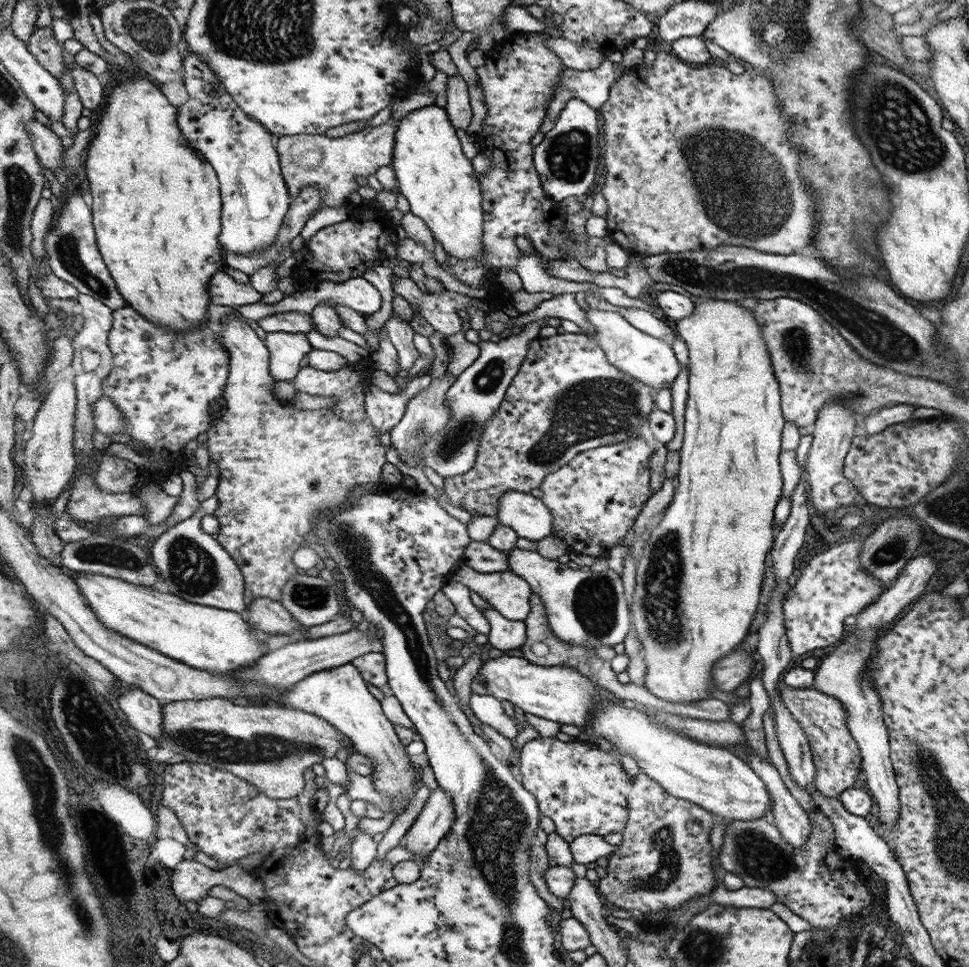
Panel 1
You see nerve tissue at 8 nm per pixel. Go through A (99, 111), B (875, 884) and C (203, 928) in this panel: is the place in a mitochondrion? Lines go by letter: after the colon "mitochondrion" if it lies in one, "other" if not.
A: other
B: other
C: other

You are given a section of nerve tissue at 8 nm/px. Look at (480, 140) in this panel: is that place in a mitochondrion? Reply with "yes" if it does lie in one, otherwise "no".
no

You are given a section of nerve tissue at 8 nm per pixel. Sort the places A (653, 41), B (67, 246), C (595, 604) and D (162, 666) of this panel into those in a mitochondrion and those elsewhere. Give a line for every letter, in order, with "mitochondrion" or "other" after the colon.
A: other
B: mitochondrion
C: mitochondrion
D: other

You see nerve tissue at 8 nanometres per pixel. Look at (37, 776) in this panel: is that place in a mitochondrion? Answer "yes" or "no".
yes

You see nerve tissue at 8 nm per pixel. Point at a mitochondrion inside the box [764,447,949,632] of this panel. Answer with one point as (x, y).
(895, 548)

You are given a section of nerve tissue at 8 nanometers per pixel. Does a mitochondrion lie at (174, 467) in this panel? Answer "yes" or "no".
no

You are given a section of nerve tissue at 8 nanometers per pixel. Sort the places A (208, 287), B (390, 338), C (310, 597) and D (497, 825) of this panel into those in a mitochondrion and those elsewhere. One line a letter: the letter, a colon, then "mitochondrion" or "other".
A: other
B: other
C: mitochondrion
D: mitochondrion

